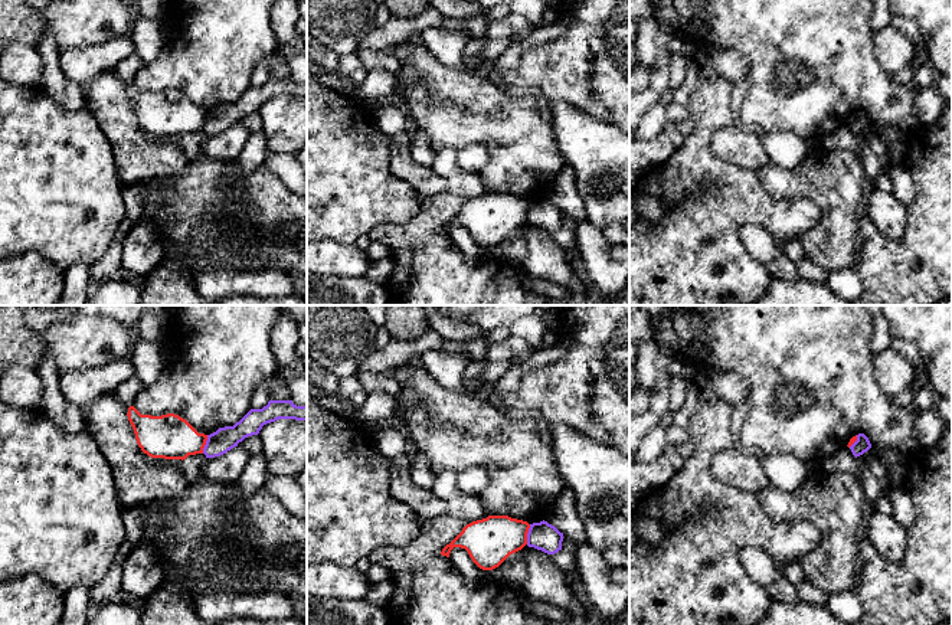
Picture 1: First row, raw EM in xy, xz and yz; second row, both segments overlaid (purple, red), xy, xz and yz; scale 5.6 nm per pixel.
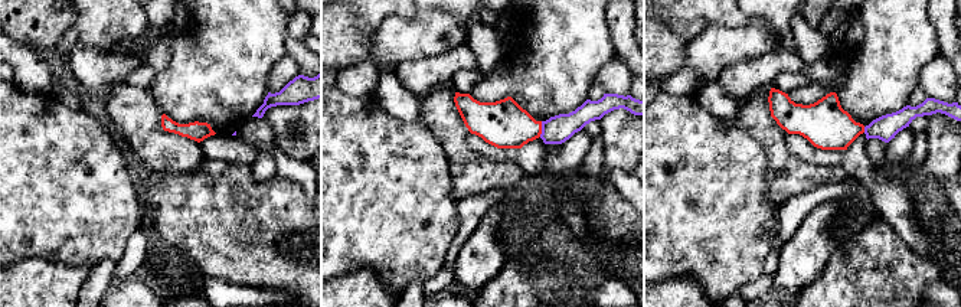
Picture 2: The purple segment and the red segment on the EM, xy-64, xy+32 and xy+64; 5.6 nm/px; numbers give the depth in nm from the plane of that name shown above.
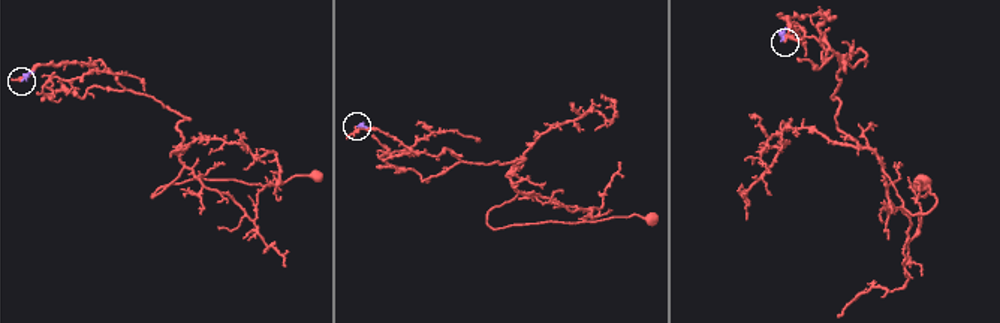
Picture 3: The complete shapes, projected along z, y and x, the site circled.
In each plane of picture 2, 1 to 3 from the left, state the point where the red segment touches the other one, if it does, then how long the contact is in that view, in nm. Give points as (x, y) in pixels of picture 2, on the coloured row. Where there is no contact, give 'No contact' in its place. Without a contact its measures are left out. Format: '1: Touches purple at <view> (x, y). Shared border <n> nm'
1: No contact
2: Touches purple at xy+32 (542, 128). Shared border 90 nm
3: Touches purple at xy+64 (865, 130). Shared border 30 nm

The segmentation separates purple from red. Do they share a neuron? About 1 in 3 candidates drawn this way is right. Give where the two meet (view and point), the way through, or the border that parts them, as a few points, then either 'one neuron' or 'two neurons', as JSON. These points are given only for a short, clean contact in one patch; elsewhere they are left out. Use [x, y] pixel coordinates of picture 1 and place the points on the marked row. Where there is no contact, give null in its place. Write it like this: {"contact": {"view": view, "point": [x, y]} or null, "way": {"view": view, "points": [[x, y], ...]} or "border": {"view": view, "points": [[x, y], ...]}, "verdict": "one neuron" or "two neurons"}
{"contact": {"view": "xz", "point": [527, 534]}, "border": {"view": "xz", "points": [[530, 524], [526, 533], [526, 543]]}, "verdict": "two neurons"}

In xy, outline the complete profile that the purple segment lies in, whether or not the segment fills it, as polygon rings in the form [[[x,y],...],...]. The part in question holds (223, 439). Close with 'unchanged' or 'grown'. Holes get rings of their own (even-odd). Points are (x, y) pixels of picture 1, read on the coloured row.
[[[269,400],[262,409],[251,409],[233,426],[219,428],[207,435],[203,454],[206,458],[220,457],[245,438],[258,435],[264,425],[278,419],[307,421],[307,406],[297,406],[292,400]]] | unchanged

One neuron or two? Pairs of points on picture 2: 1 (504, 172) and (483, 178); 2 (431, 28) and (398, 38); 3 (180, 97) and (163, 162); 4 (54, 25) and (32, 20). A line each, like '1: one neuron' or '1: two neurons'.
1: one neuron
2: one neuron
3: two neurons
4: one neuron

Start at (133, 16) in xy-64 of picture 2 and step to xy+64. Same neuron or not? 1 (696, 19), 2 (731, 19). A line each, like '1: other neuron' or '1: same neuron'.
1: other neuron
2: other neuron

